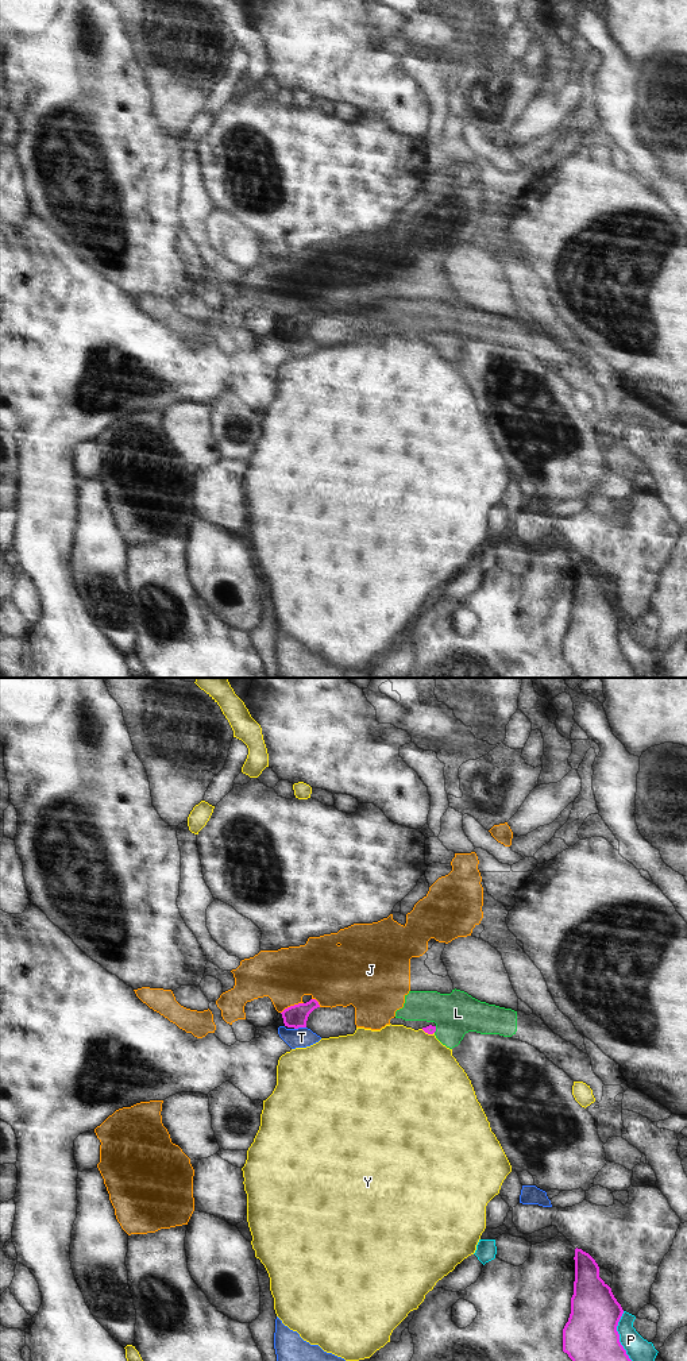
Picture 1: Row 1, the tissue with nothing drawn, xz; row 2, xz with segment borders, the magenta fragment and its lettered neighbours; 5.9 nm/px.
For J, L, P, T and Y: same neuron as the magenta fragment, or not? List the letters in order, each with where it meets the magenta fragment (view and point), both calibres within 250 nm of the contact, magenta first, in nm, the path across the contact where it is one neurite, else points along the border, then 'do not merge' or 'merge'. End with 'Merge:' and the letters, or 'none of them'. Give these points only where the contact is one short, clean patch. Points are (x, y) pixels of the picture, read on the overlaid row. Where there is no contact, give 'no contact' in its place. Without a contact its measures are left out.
J: meets magenta in xz at (292, 1006); 130 nm thick on the magenta side, 320 nm on the other; border along xz (303, 1002), (290, 1005), (281, 1013); do not merge
L: meets magenta in xz at (435, 1029); 50 nm thick on the magenta side, 260 nm on the other; border along xz (436, 1026), (433, 1032); do not merge
P: meets magenta in xz at (618, 1336); 320 nm thick on the magenta side, 140 nm on the other; do not merge
T: meets magenta in xz at (300, 1026); 130 nm thick on the magenta side, 120 nm on the other; do not merge
Y: meets magenta in xz at (428, 1033); 50 nm thick on the magenta side, 500 nm on the other; do not merge
Merge: none of them

